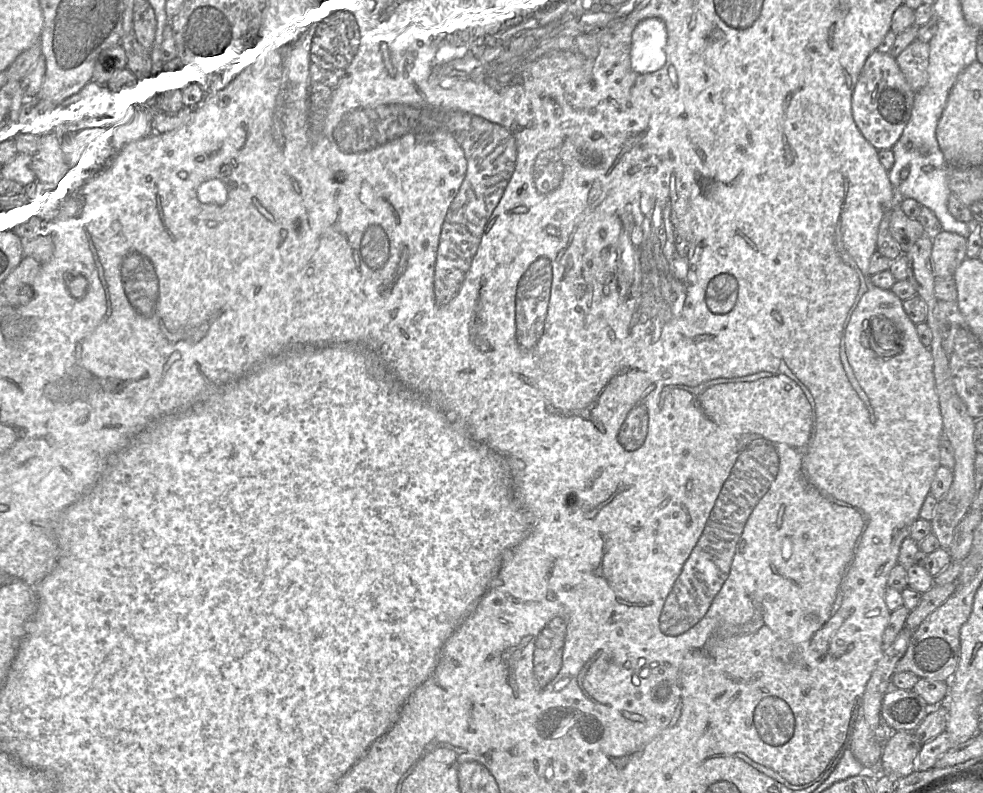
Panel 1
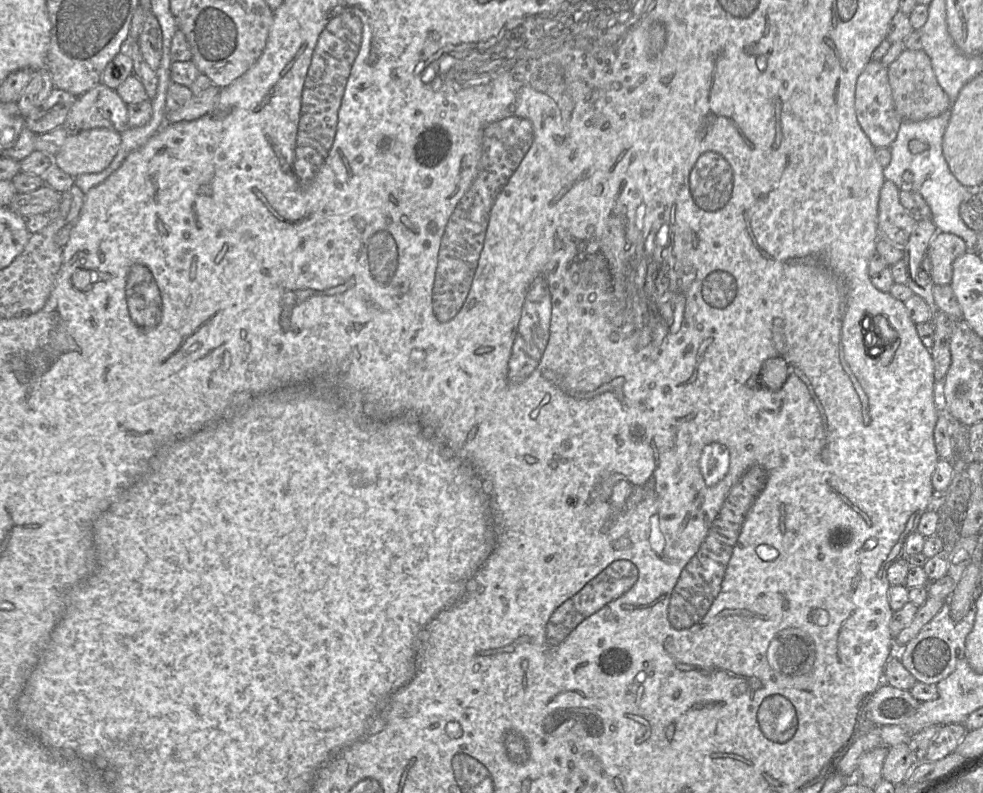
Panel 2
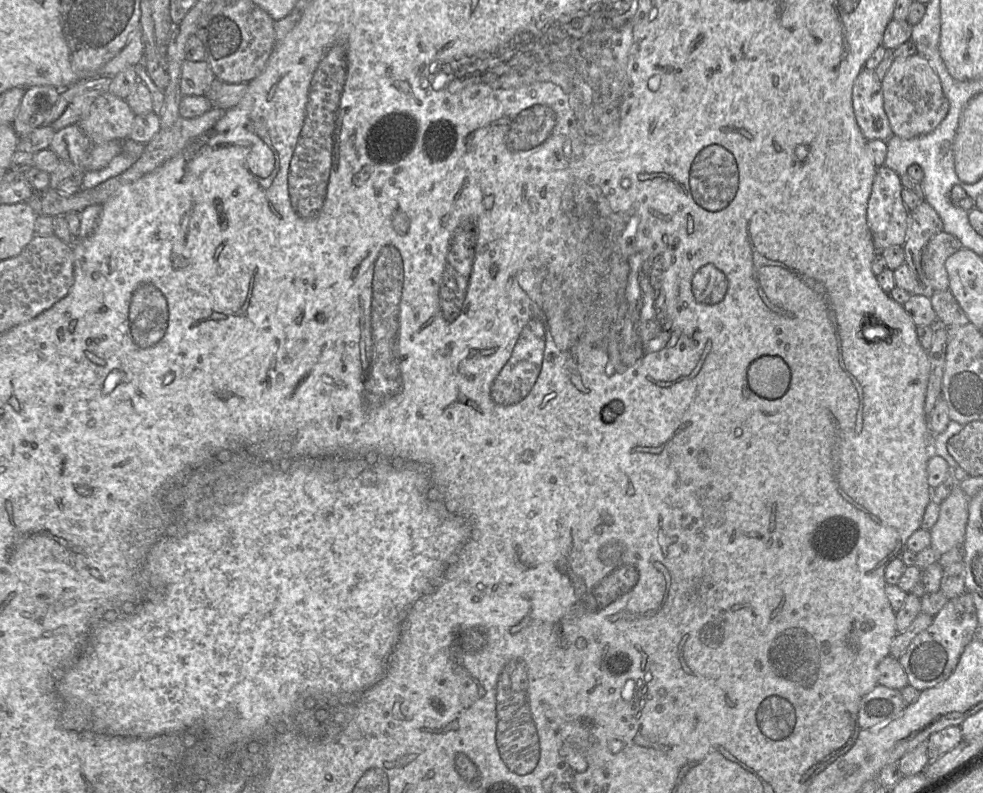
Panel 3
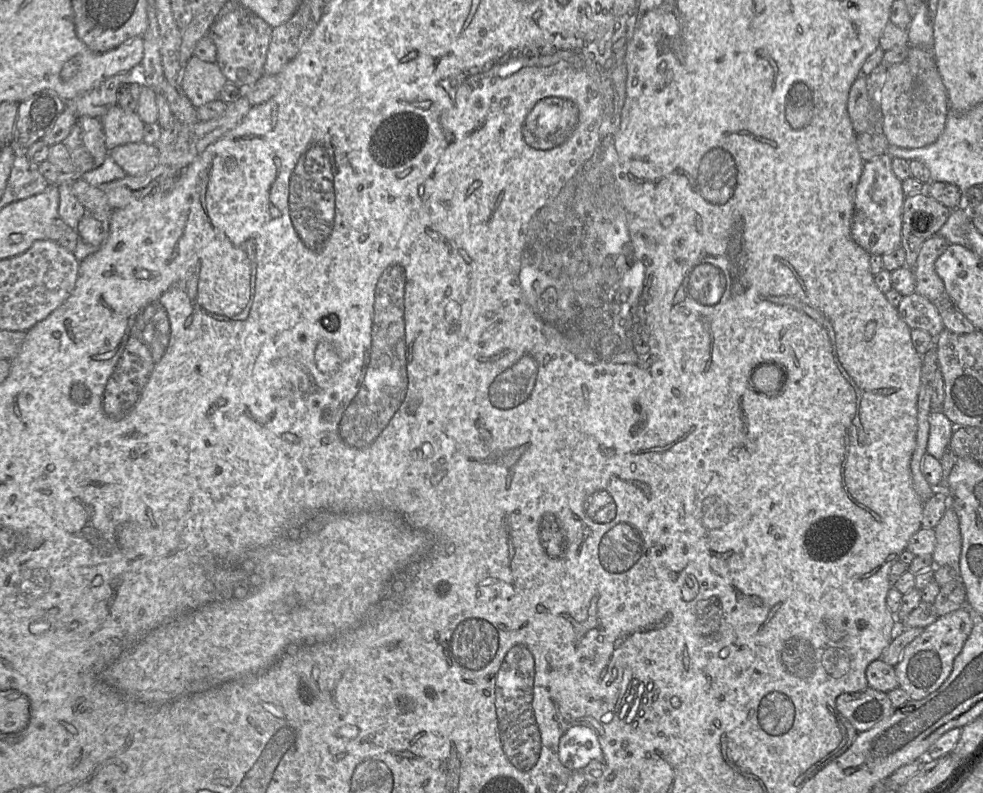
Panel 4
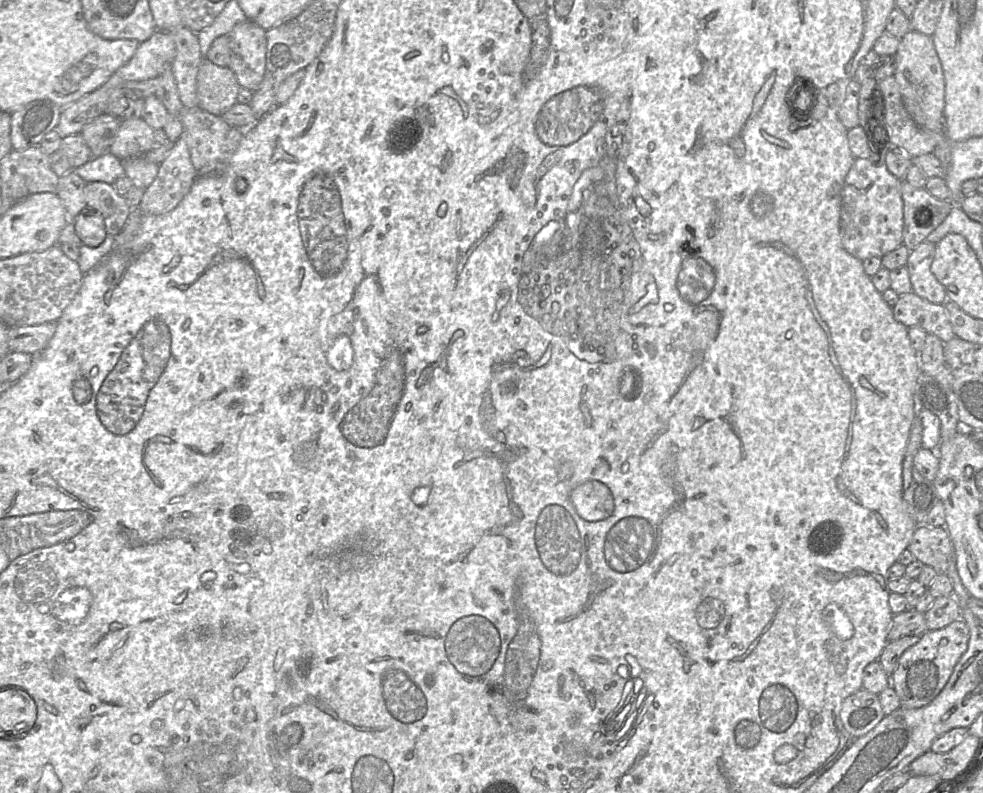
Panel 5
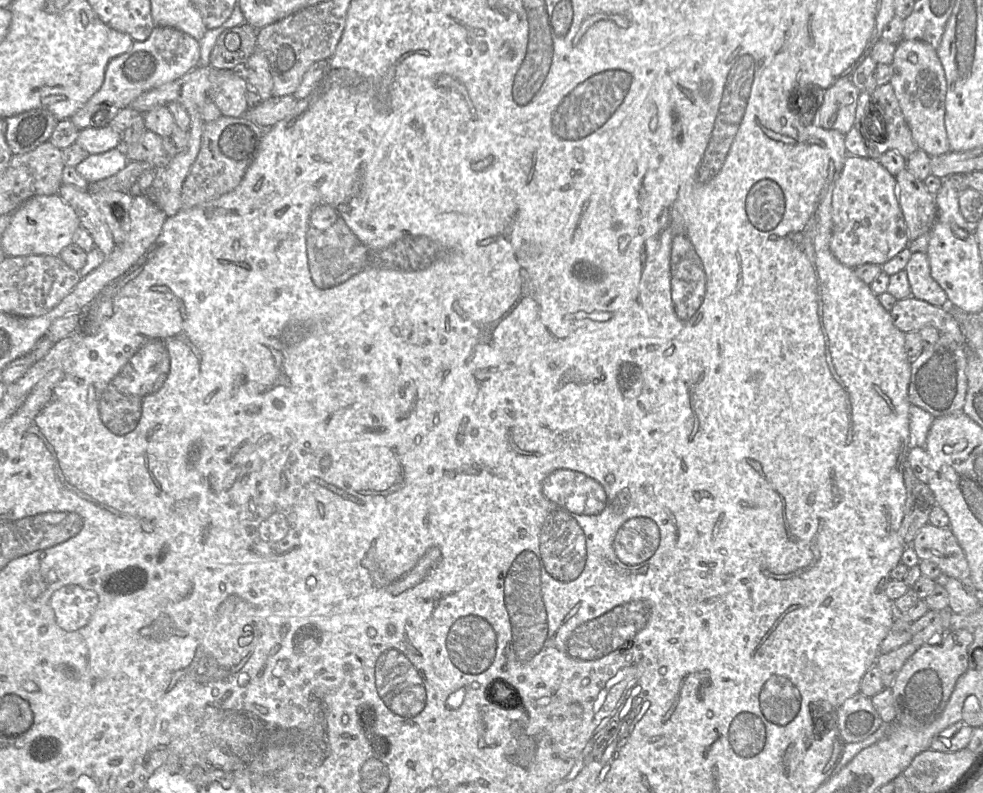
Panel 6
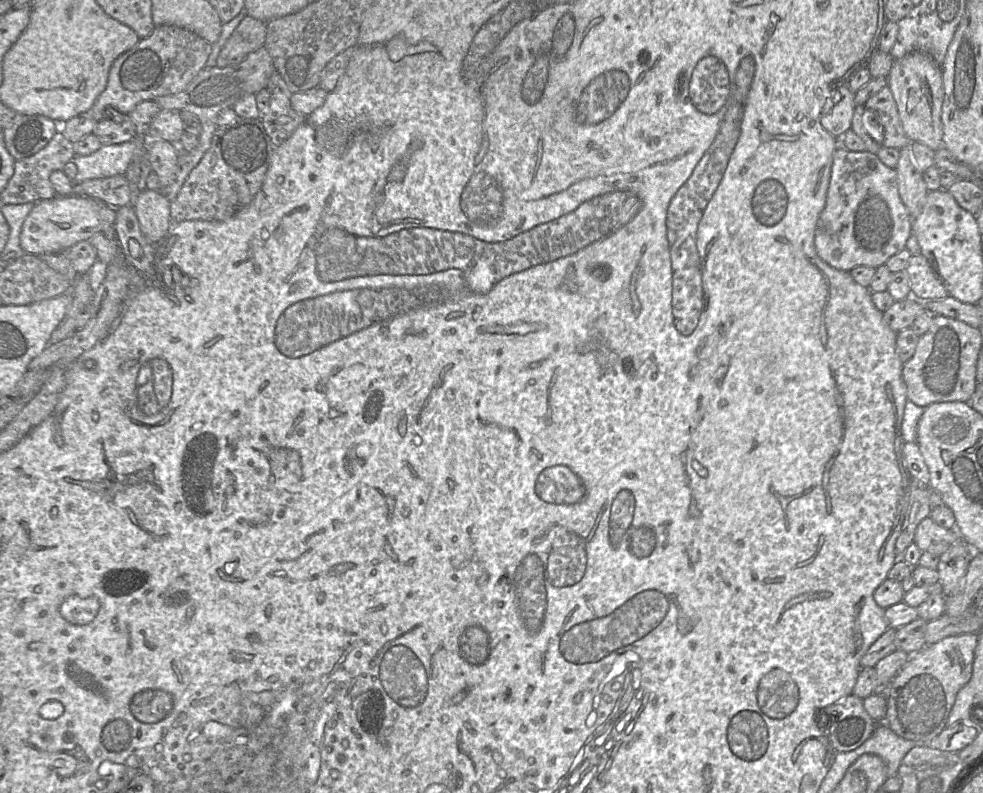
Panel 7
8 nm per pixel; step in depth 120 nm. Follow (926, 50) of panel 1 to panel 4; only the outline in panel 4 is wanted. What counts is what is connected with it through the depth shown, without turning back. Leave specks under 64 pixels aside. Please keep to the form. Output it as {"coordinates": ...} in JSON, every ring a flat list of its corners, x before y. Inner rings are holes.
{"coordinates":[[906,61,888,67,880,93,880,109,889,145,914,149,934,143,942,134,949,113,947,90,937,66,919,69,916,75]]}

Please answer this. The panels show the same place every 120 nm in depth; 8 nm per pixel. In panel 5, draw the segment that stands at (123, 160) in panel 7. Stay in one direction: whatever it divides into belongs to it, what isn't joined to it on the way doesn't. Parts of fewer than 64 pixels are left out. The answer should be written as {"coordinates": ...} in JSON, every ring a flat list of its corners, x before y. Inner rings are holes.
{"coordinates":[[110,152,100,157,92,158,72,171,87,183,100,181,114,184,118,178,126,175,123,161]]}

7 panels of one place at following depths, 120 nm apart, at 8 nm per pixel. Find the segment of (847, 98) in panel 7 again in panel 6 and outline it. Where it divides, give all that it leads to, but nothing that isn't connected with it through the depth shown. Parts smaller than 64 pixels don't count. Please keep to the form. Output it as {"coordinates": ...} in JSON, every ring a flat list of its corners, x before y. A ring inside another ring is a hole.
{"coordinates":[[841,78,824,91,823,103,814,111,814,123,847,134,854,126,859,94,850,78]]}

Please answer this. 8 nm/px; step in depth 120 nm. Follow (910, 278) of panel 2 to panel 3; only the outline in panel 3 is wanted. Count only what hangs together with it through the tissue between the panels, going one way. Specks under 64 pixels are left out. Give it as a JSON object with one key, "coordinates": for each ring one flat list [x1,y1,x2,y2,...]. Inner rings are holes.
{"coordinates":[[921,201,909,212,906,240,903,244,904,262,908,265,919,292,930,292,929,281,921,267,922,250,942,230,943,223,939,215,926,201]]}

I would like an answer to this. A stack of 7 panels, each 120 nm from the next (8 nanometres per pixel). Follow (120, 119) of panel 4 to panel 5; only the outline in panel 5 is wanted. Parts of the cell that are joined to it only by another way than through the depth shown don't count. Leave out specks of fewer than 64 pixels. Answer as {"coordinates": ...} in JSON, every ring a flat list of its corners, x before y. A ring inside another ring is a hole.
{"coordinates":[[141,119,121,120,110,153,119,159,140,157,154,148,154,130]]}

